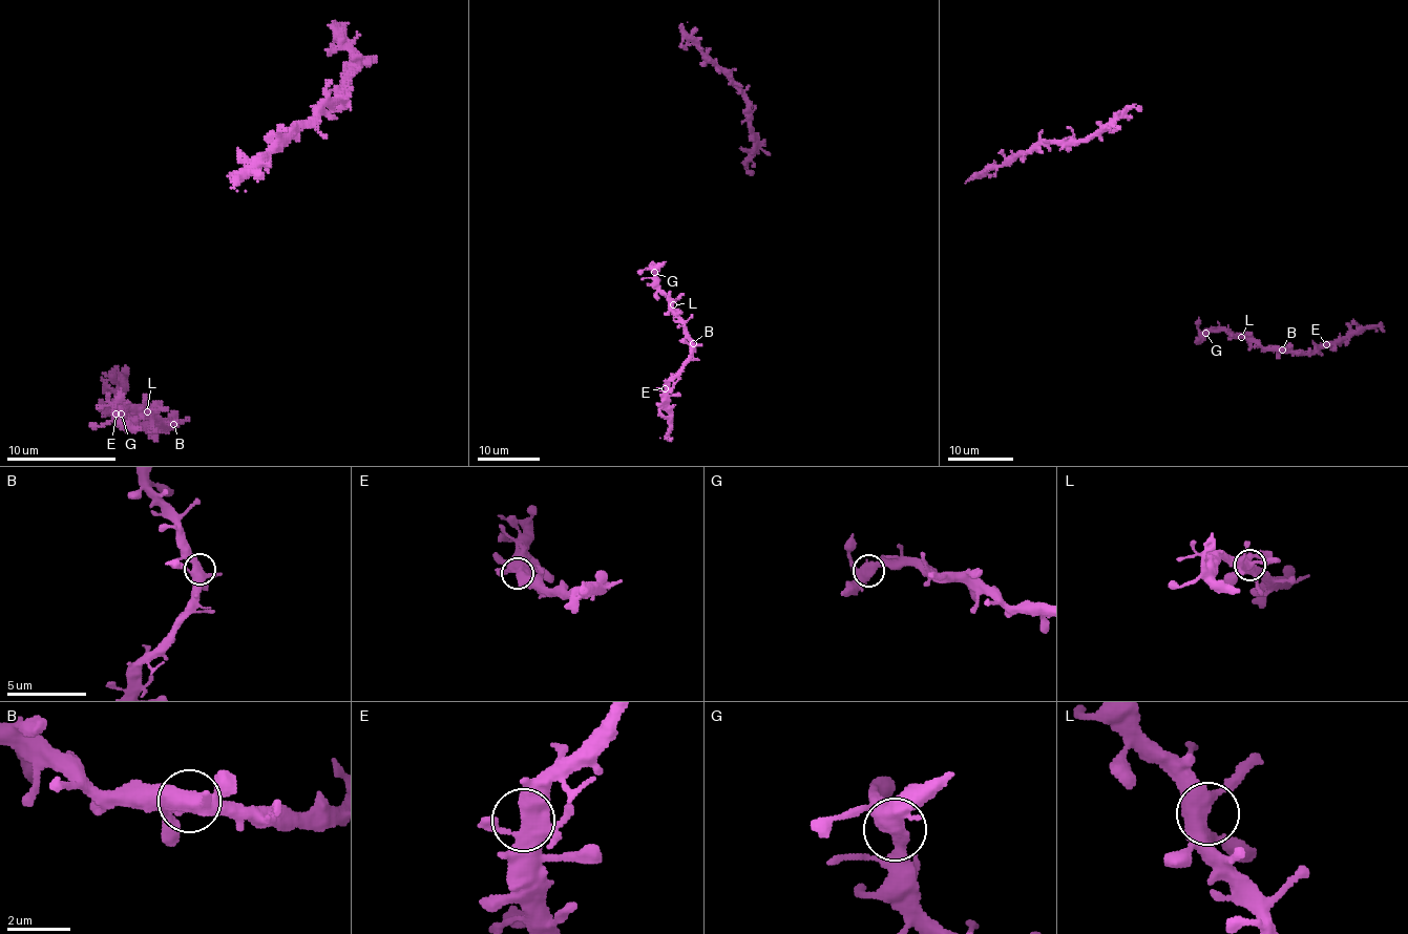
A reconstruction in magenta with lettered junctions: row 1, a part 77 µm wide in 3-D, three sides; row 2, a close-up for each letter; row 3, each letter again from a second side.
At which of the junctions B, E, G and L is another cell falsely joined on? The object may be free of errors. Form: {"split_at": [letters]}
{"split_at": []}

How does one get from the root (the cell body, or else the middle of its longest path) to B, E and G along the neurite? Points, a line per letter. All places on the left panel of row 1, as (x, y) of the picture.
B: (121, 388), (118, 412), (122, 406), (132, 405), (137, 409), (143, 407), (160, 424), (173, 424)
E: (121, 388), (118, 412), (122, 406), (143, 407), (168, 426), (128, 423), (116, 414)
G: (121, 388), (121, 400), (116, 410), (120, 415)

